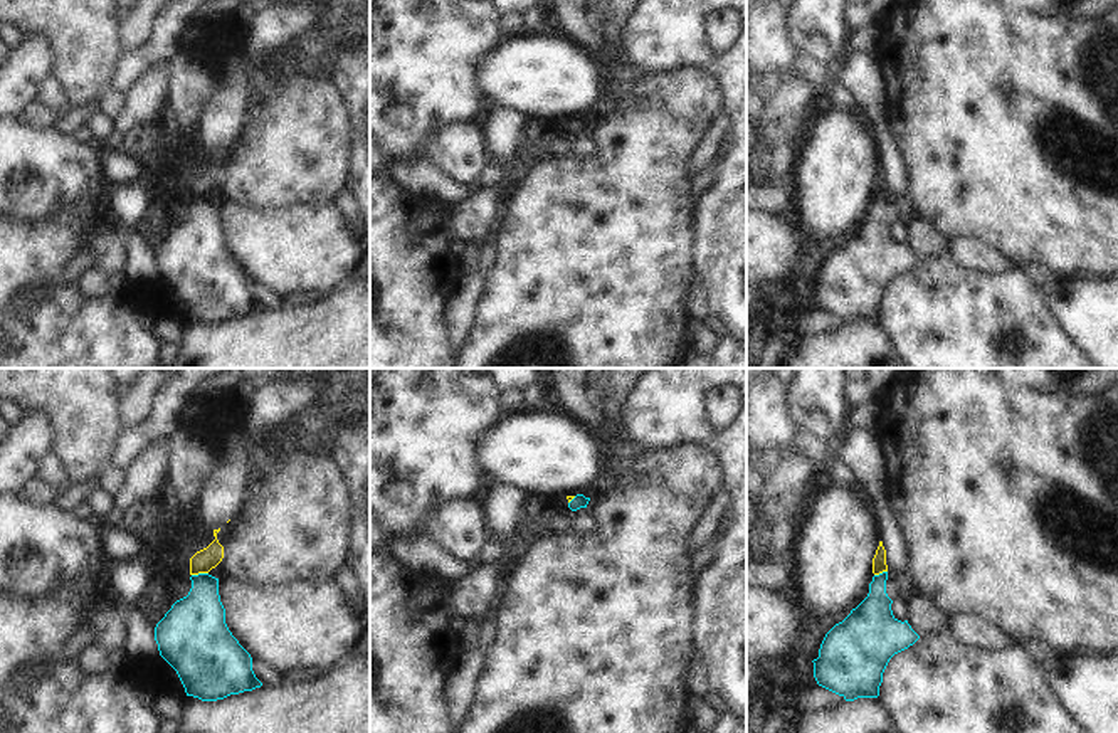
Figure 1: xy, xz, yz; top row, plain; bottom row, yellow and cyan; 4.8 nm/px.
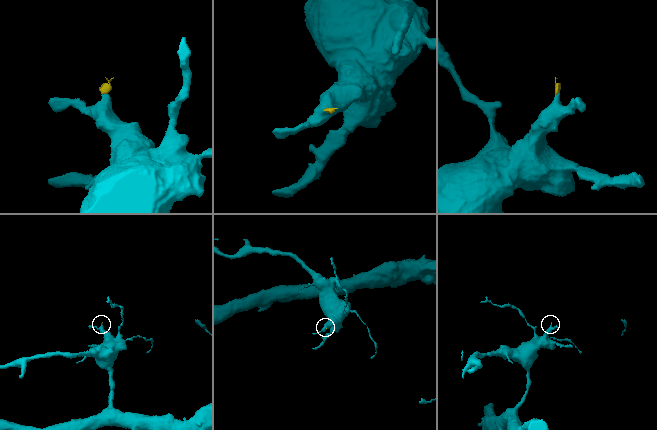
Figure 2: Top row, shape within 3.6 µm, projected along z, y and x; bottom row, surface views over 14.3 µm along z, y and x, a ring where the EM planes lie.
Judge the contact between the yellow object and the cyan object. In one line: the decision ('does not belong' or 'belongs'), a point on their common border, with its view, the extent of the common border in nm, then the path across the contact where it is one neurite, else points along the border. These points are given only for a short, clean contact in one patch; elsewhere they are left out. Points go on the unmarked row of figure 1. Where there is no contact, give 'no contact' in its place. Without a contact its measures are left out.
belongs; meets yellow in xy at (199, 195); contact 80 nm long

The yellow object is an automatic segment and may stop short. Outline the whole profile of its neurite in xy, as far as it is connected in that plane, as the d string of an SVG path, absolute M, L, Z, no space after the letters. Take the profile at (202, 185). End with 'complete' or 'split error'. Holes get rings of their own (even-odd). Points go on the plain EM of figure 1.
M324 2L261 5L245 30L242 50L217 74L200 109L197 134L215 163L190 182L188 219L177 224L155 250L160 279L177 294L187 319L217 324L262 309L250 277L225 247L219 202L208 195L224 182L217 160L242 123L250 71L267 52L316 27Z; split error

